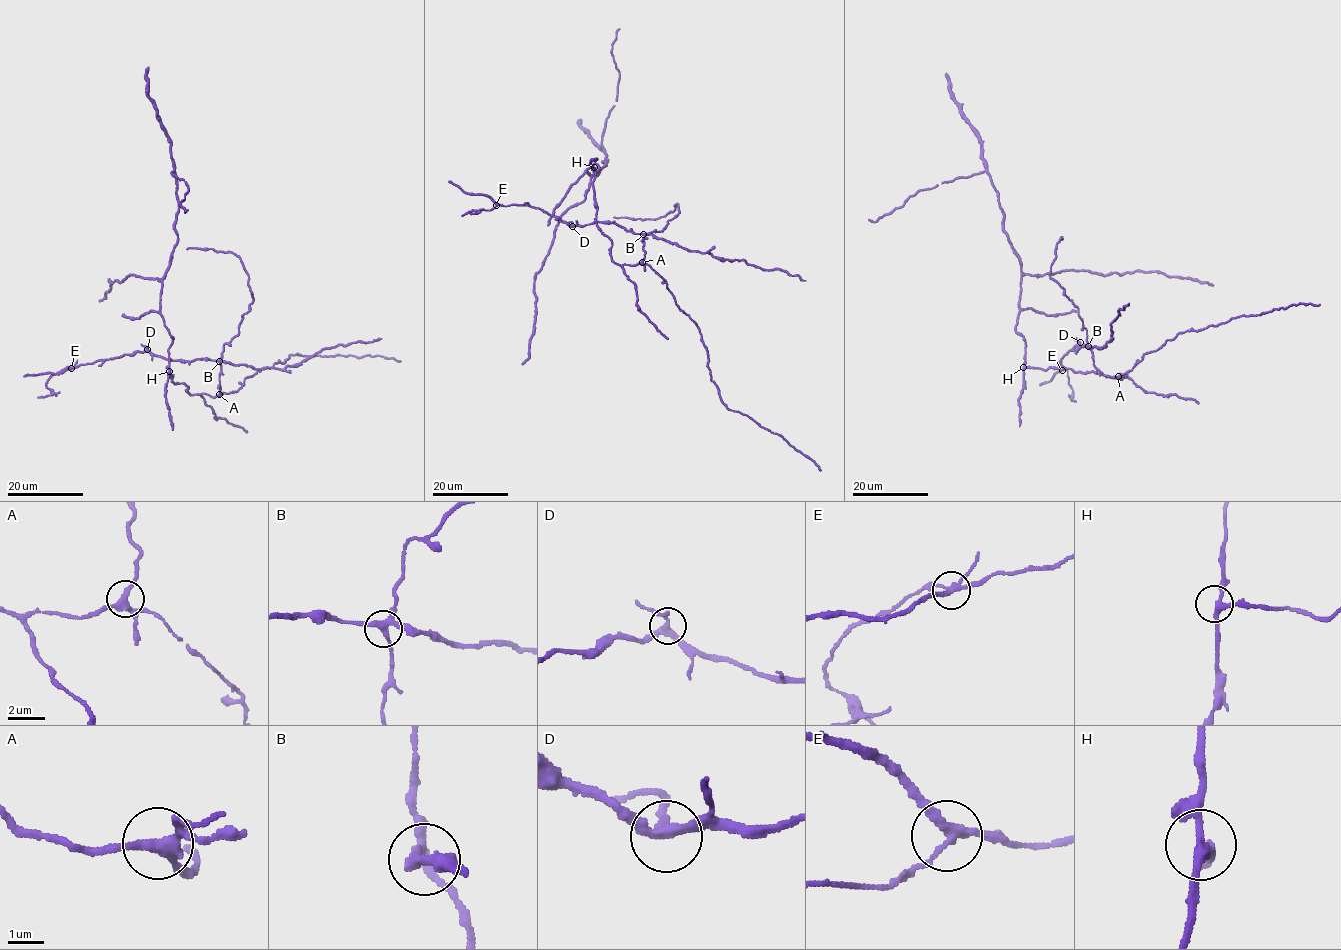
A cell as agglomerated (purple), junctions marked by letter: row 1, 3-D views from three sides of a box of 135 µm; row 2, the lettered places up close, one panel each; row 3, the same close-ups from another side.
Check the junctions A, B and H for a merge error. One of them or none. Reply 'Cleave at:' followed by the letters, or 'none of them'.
Cleave at: B

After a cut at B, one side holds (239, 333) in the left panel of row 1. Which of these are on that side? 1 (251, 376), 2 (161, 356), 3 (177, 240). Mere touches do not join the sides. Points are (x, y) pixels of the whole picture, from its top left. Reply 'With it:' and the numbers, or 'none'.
With it: 2

